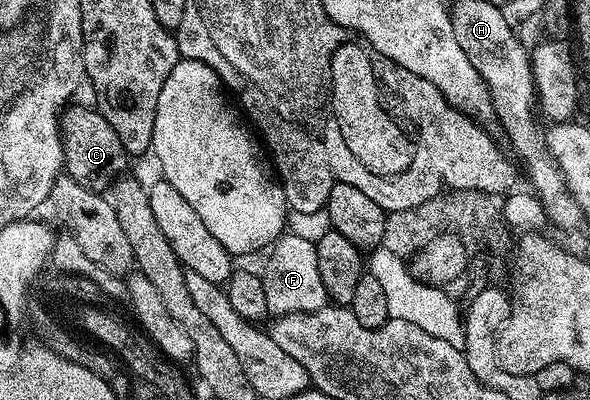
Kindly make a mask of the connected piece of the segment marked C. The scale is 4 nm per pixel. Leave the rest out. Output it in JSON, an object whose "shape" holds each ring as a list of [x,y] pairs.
{"shape":[[[71,104],[62,111],[59,135],[63,138],[63,168],[66,177],[77,180],[90,190],[110,191],[129,162],[129,156],[121,144],[121,136],[113,132],[113,124],[97,108]]]}

